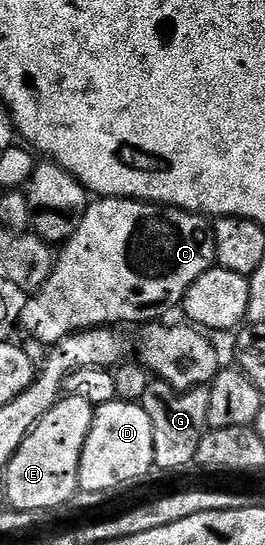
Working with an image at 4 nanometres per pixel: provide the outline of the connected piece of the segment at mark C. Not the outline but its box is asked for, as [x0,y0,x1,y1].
[21,197,217,347]

